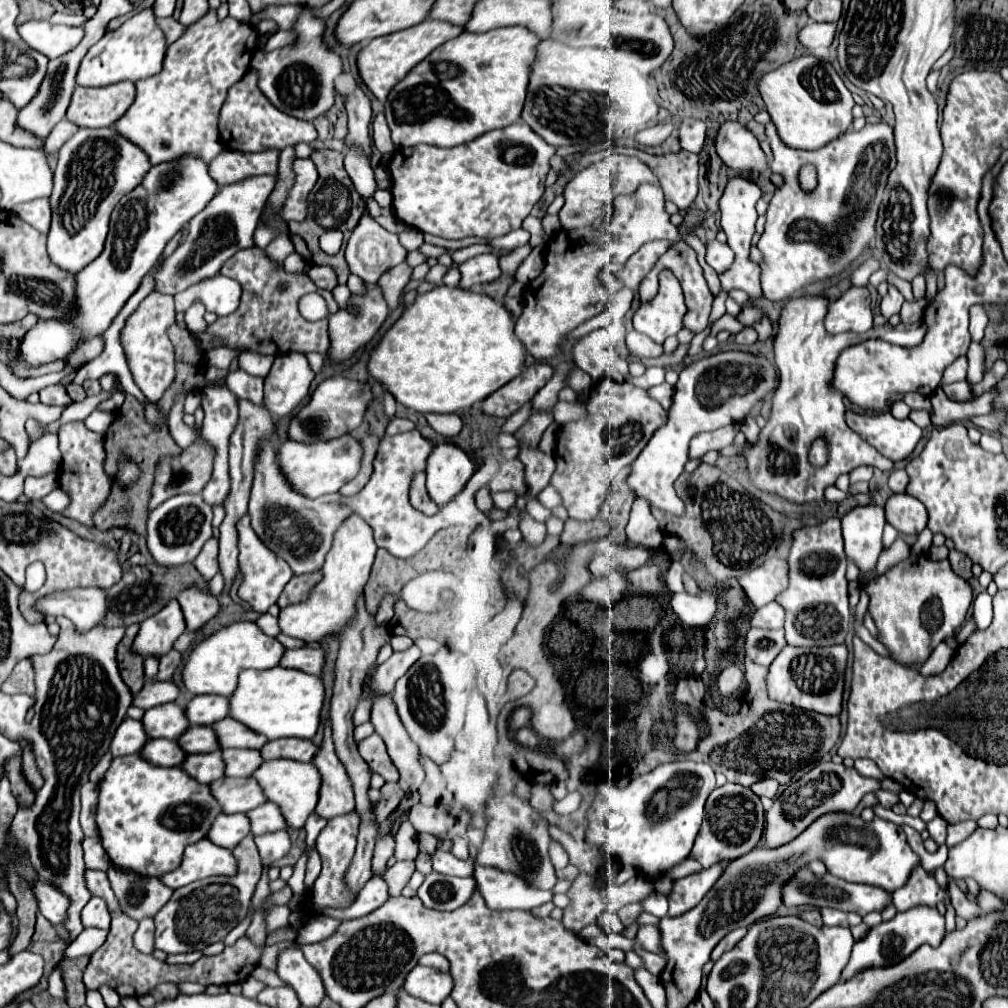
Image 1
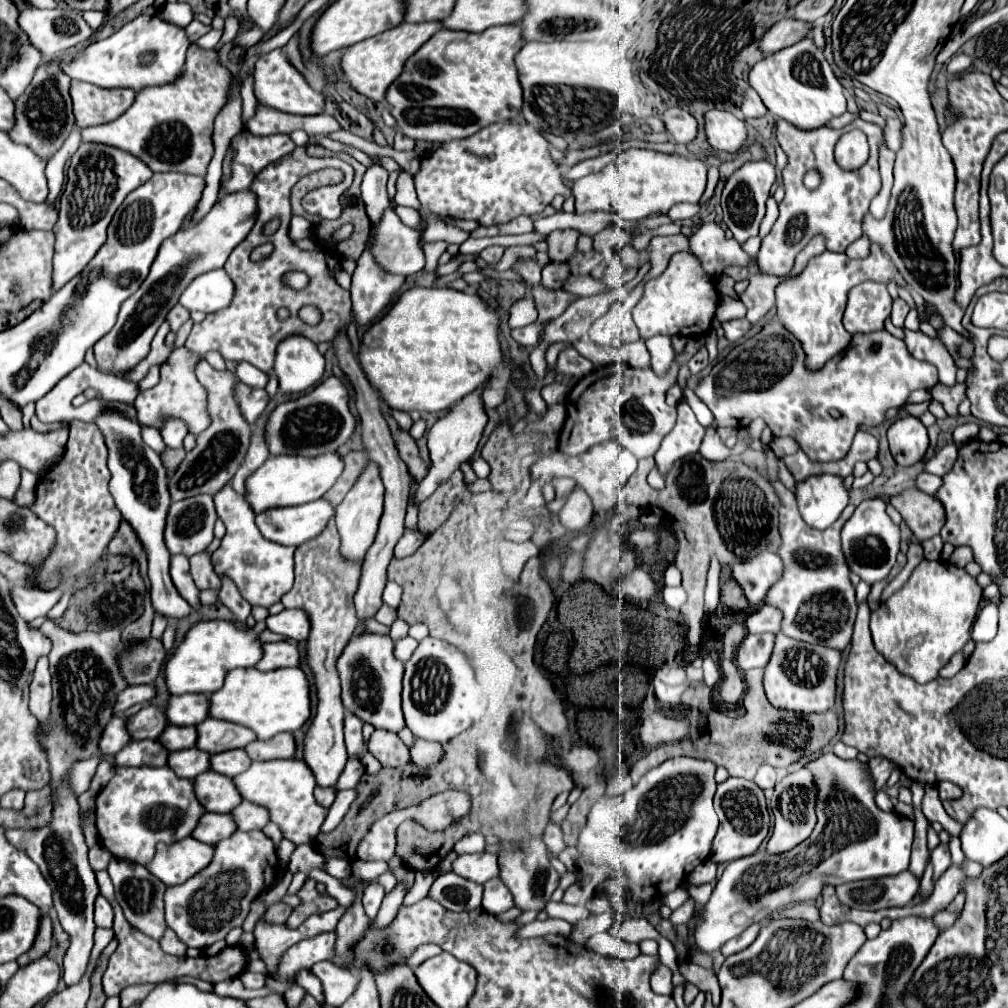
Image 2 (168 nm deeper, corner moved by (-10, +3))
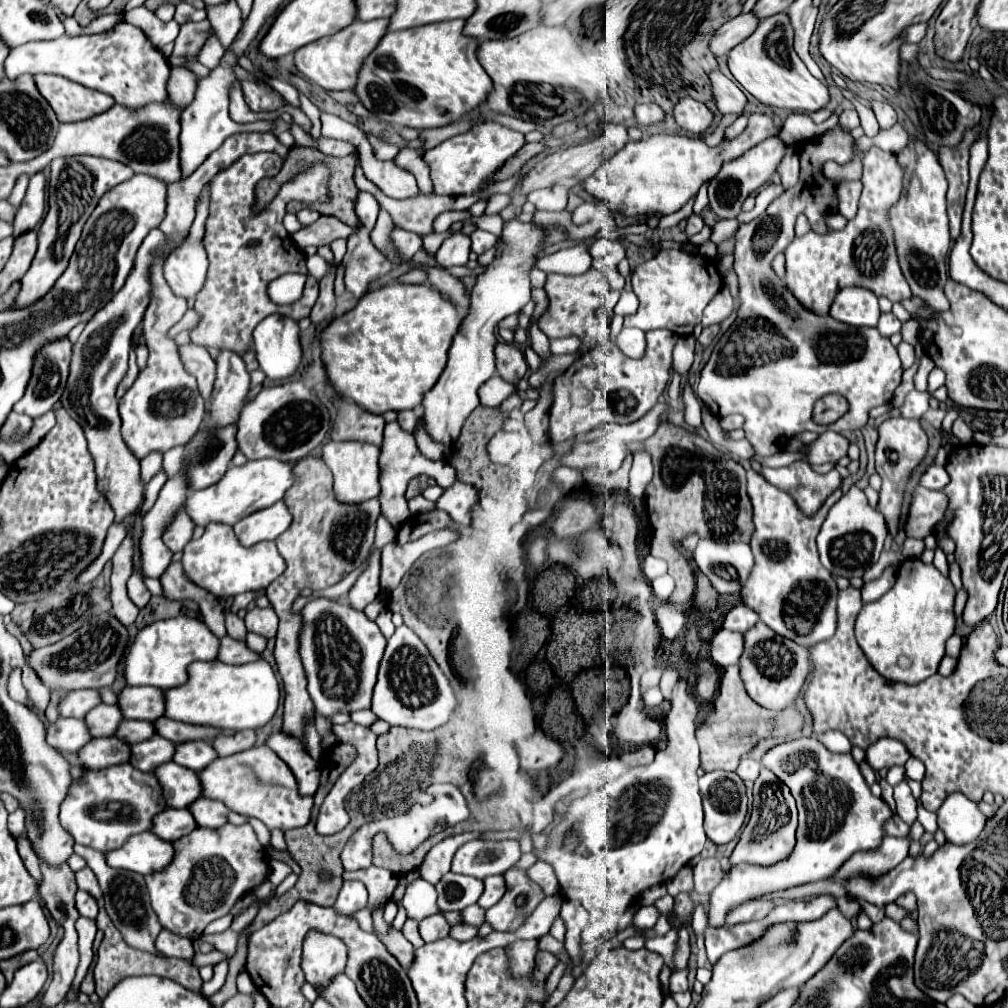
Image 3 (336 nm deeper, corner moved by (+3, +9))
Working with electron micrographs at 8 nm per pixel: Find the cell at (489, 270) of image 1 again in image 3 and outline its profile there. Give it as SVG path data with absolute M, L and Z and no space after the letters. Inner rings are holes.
M474 230L470 234L470 242L472 242L470 250L476 252L476 254L482 254L482 252L486 252L488 248L492 248L498 242L498 236L494 236L494 234L486 232L486 230Z

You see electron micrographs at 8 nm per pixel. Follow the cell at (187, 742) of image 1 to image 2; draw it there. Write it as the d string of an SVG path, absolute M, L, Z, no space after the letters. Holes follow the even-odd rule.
M169 724L165 728L165 732L159 736L159 742L175 752L175 750L185 750L185 748L193 748L195 746L195 740L197 740L197 728L195 726L175 726L175 724Z

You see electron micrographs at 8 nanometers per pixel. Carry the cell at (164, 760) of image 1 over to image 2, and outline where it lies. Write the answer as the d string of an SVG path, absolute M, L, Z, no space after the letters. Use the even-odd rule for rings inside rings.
M135 740L115 754L117 766L165 766L169 758L167 748L157 740Z

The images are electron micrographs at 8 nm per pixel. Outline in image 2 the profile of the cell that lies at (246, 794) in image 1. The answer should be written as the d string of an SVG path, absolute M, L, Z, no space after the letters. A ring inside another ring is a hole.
M203 772L195 778L195 794L207 812L231 812L243 802L239 792L235 792L233 778L215 772Z

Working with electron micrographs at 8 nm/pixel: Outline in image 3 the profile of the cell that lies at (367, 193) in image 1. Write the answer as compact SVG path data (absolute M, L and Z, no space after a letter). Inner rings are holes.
M394 228L392 230L392 240L398 248L398 252L402 254L402 258L412 258L420 248L422 248L422 236L408 232L404 228Z

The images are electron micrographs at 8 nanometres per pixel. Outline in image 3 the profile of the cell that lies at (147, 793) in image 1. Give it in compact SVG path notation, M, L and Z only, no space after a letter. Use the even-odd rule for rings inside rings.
M116 764L116 766L102 768L102 770L86 770L80 778L72 780L70 790L60 806L60 822L62 822L62 828L66 828L66 832L70 832L70 836L74 838L76 844L84 844L84 846L100 850L100 852L110 852L110 850L120 848L132 834L150 830L154 814L158 814L164 808L166 808L166 804L162 798L162 788L160 788L158 780L154 778L154 774L140 772L140 770L132 768L130 764Z

